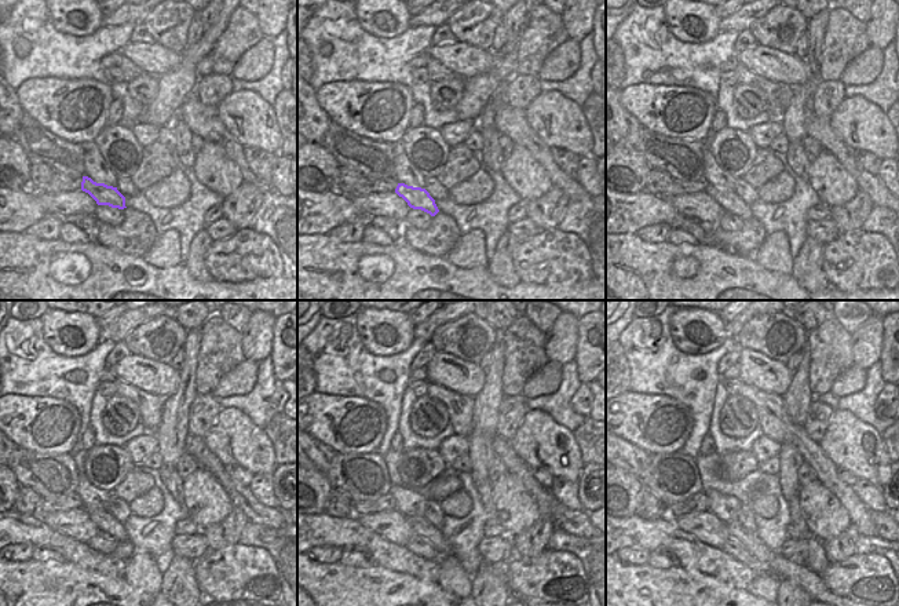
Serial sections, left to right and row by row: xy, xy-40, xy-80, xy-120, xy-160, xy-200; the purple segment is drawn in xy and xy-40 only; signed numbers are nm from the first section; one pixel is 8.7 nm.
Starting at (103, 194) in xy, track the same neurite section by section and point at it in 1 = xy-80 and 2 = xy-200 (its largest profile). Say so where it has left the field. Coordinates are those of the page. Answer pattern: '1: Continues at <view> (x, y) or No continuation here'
1: Continues at xy-80 (730, 201)
2: Continues at xy-200 (800, 575).

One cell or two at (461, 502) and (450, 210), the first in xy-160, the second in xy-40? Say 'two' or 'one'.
two

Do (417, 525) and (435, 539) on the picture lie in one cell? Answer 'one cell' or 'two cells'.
one cell

